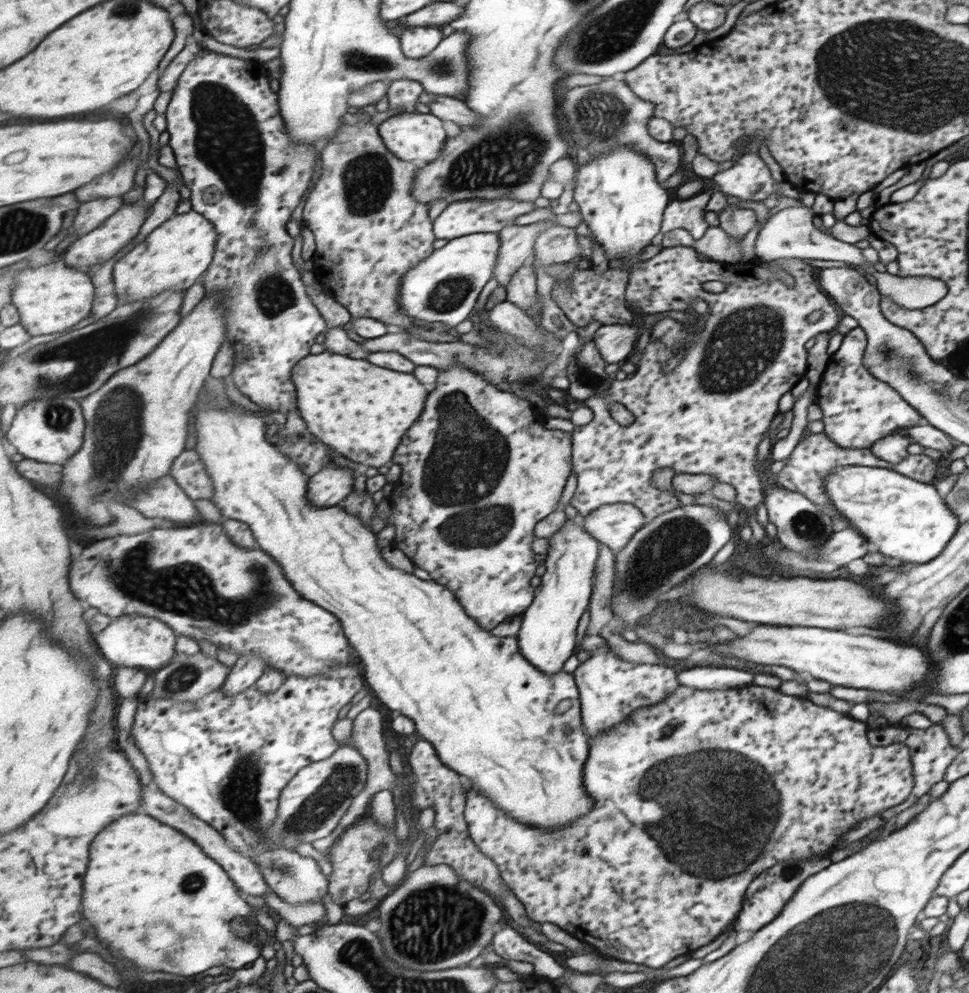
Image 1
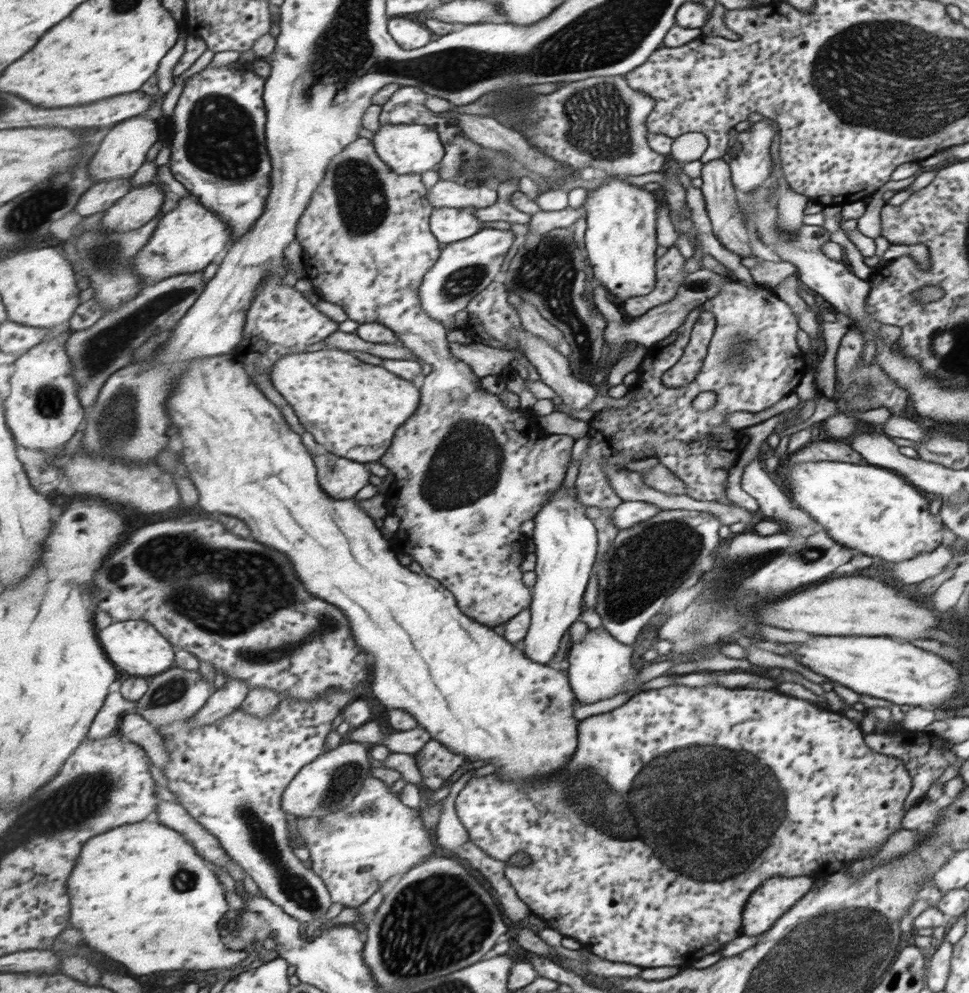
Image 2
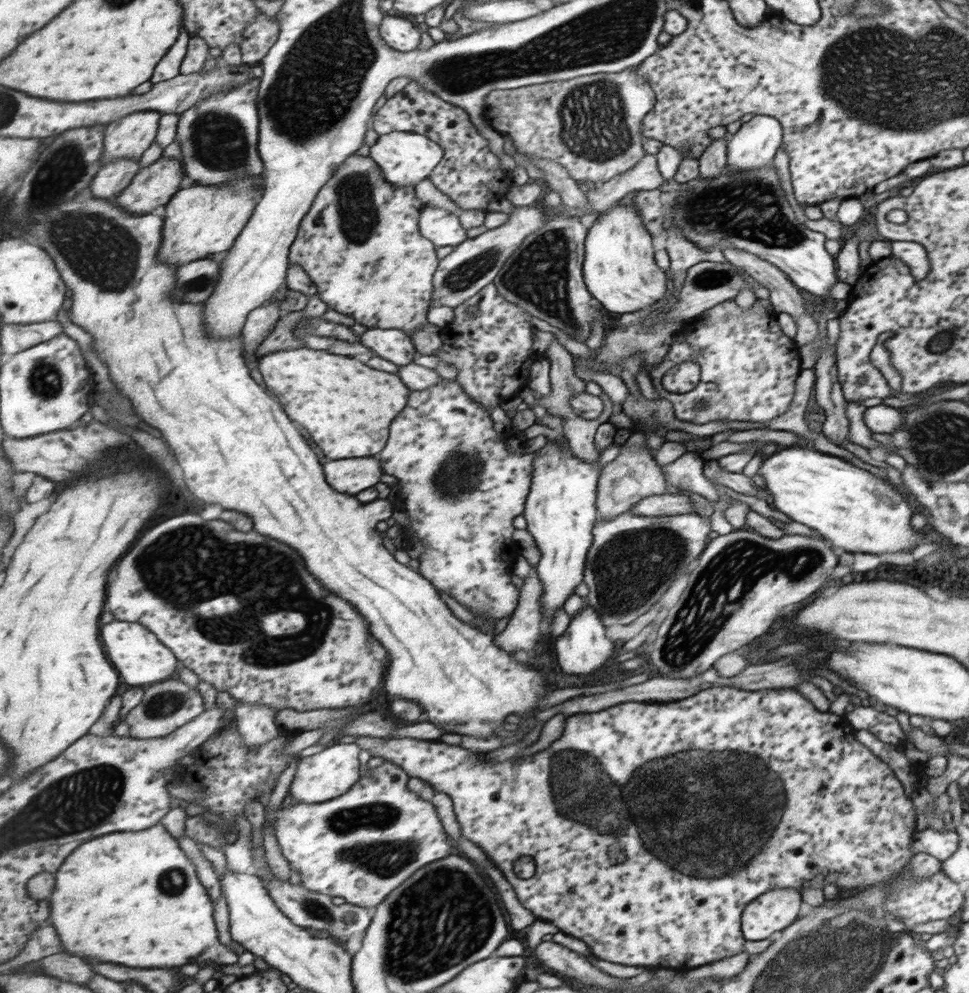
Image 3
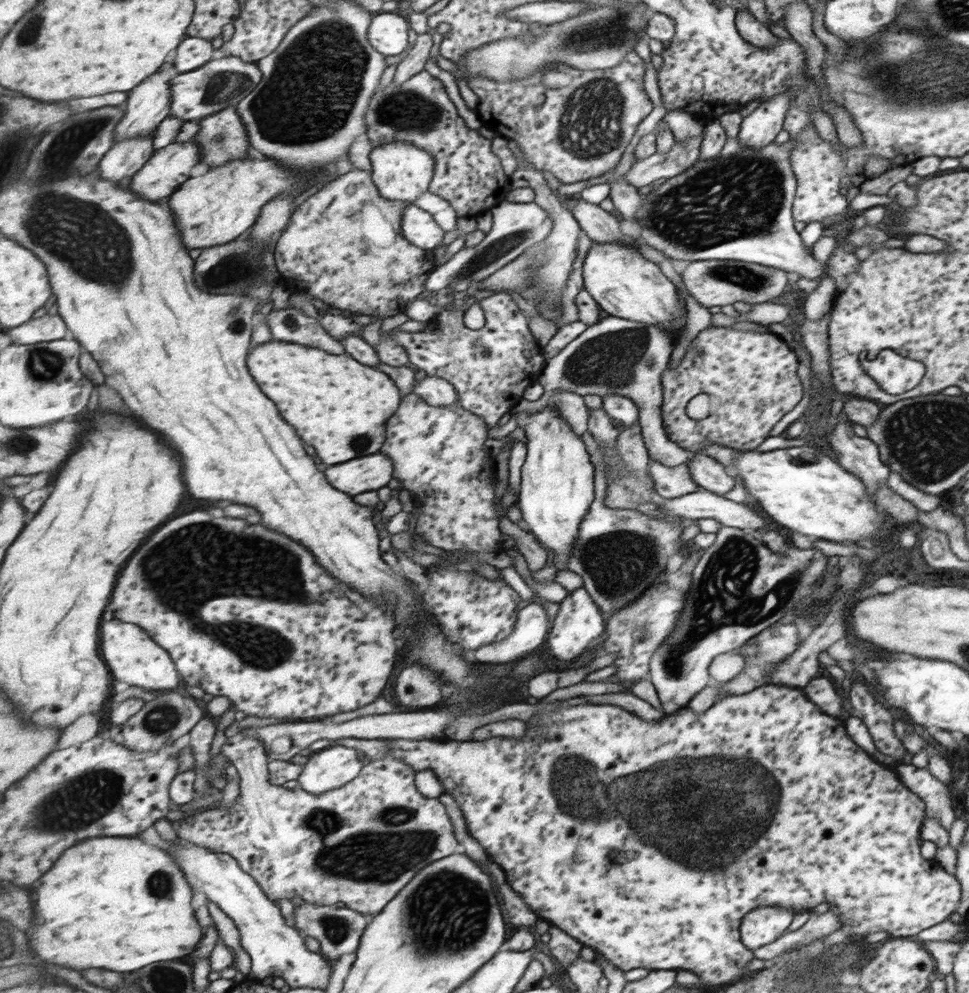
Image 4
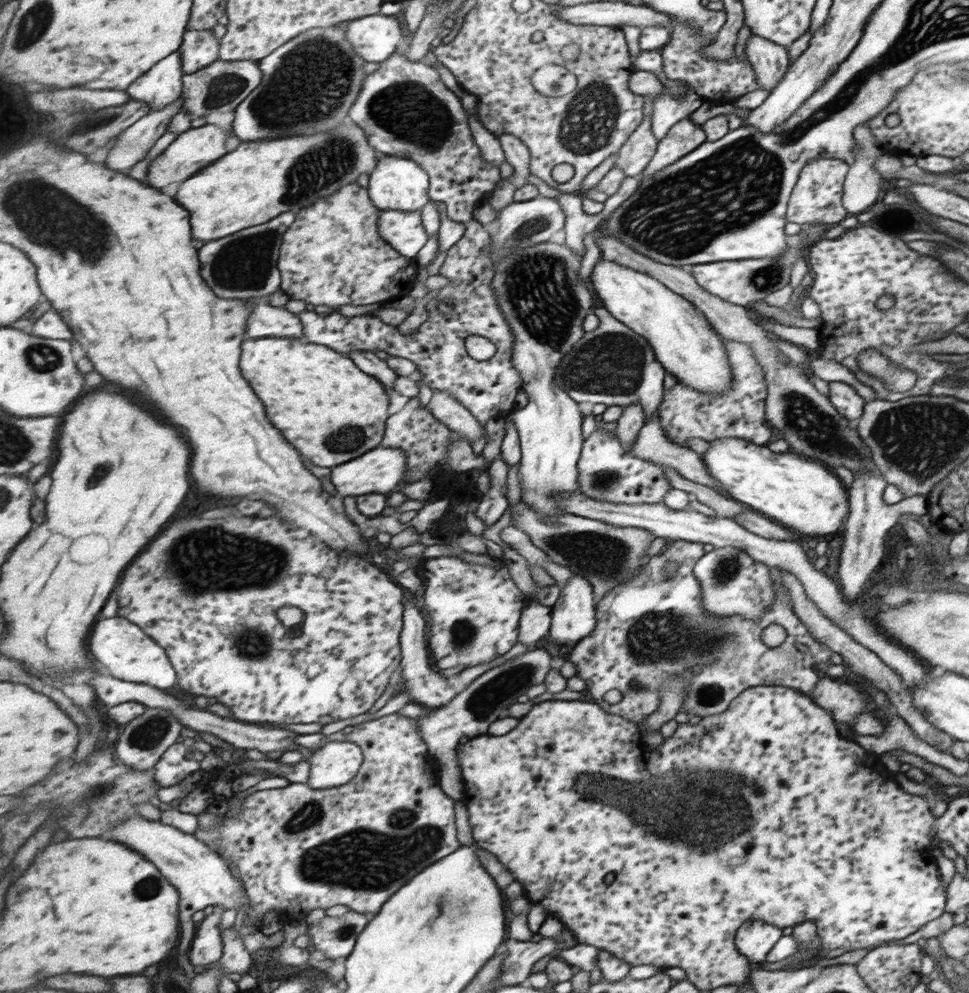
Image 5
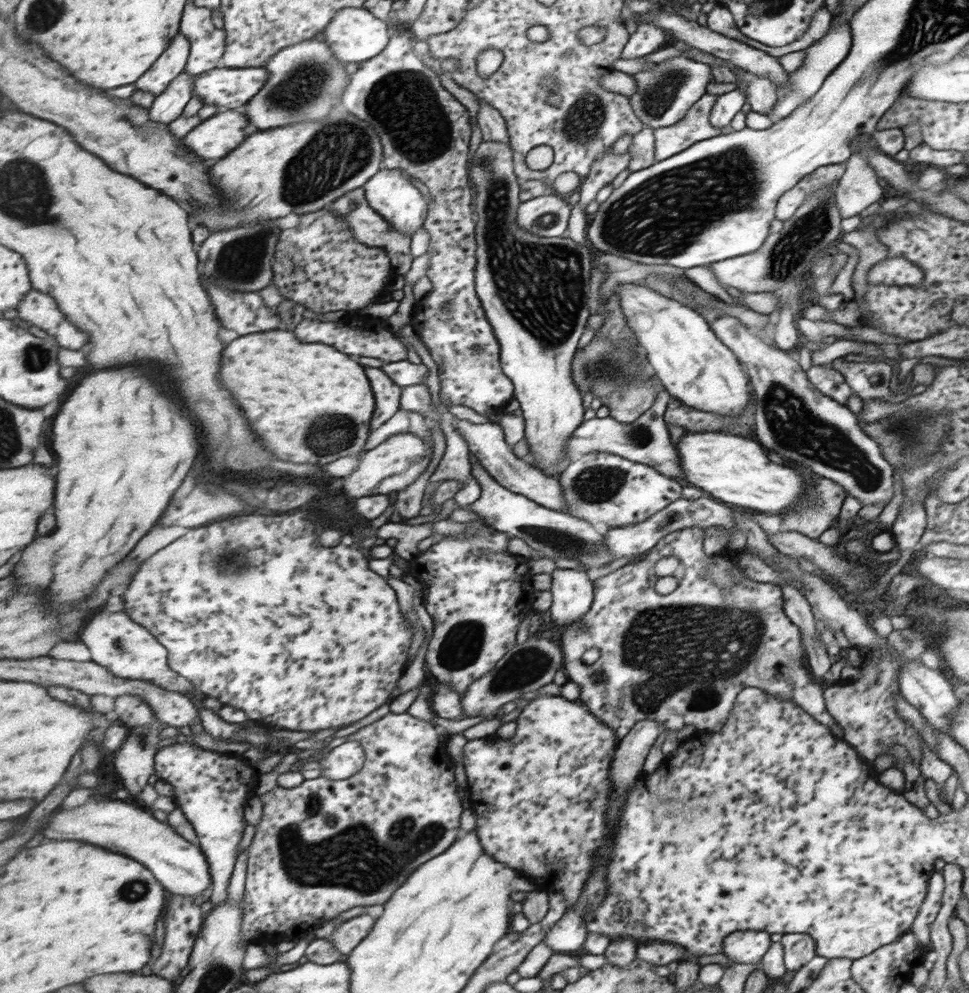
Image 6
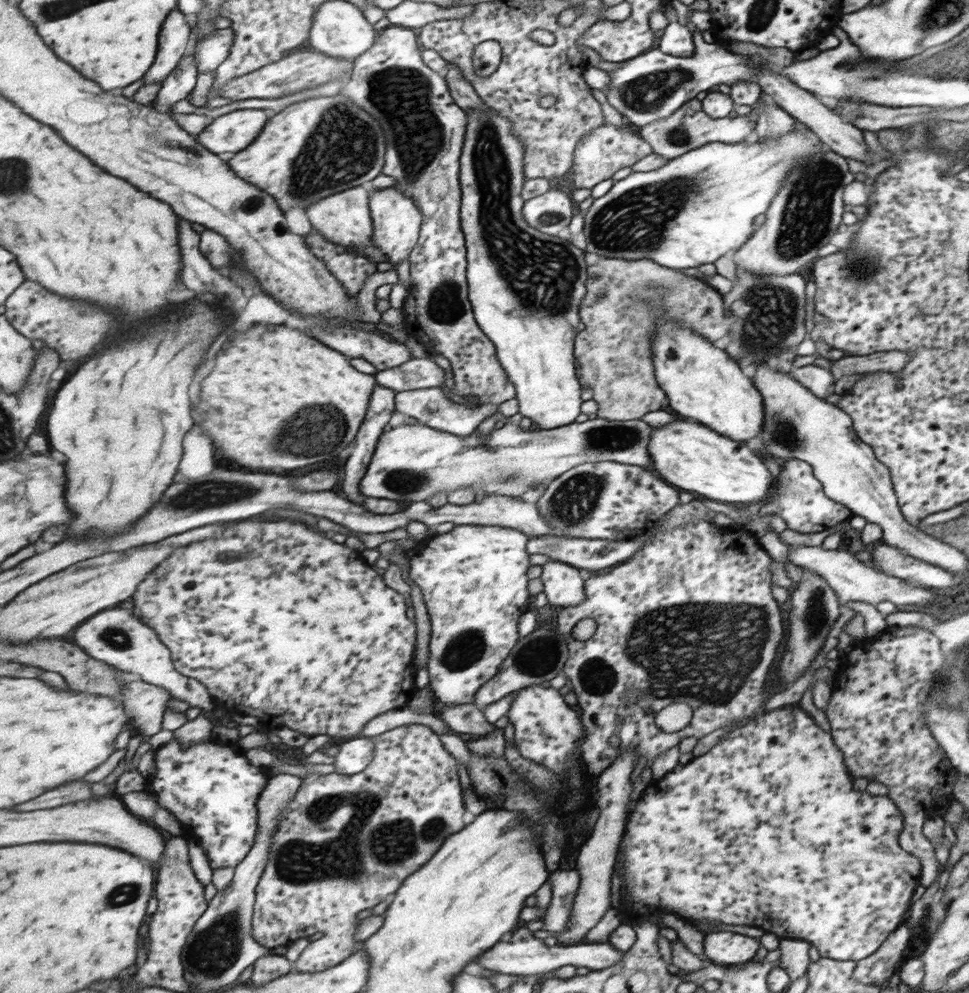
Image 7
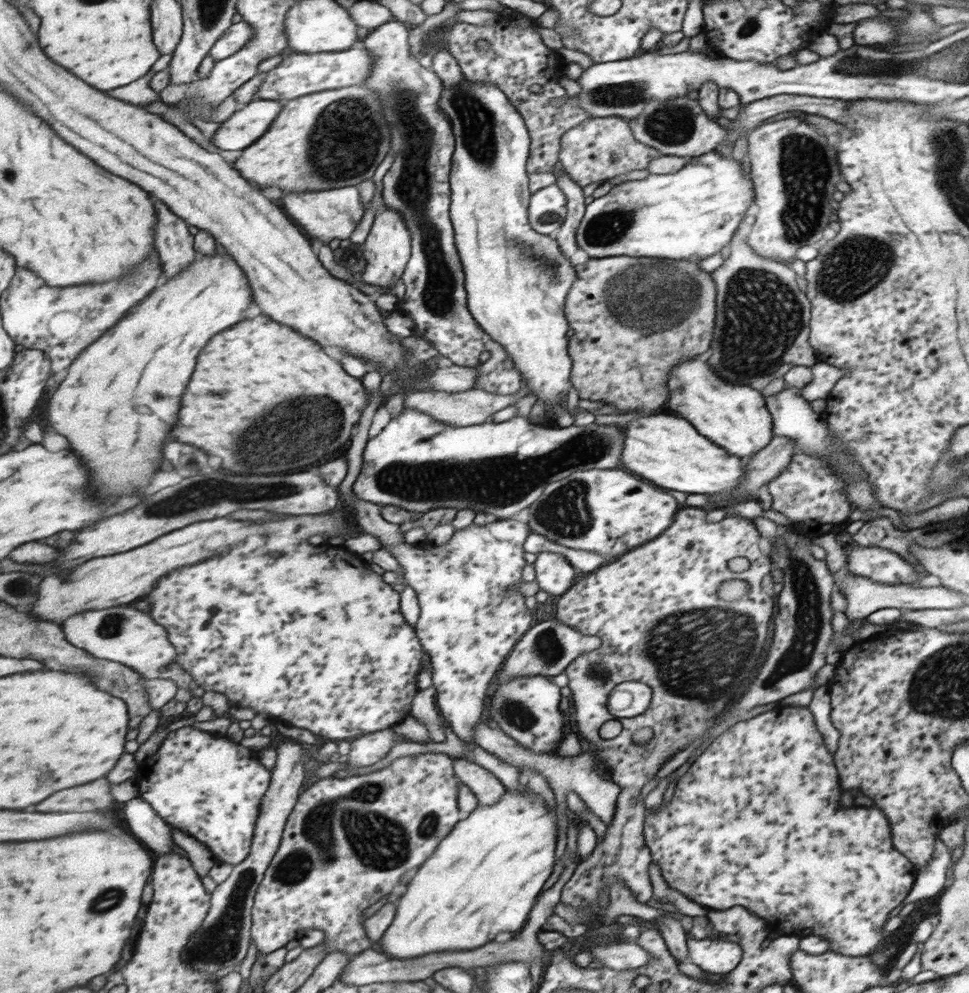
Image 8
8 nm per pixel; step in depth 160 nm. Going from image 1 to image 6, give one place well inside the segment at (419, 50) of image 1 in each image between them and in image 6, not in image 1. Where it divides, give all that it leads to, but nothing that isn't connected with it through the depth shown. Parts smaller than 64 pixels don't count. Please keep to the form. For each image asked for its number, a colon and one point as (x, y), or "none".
2: (410, 35)
3: (400, 33)
4: (389, 33)
5: (375, 38)
6: (355, 35)

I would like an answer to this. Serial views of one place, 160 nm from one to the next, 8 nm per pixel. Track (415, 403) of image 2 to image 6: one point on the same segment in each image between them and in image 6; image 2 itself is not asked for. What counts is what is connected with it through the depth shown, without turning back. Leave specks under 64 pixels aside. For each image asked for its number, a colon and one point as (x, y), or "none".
3: (349, 407)
4: (341, 406)
5: (333, 412)
6: (311, 403)

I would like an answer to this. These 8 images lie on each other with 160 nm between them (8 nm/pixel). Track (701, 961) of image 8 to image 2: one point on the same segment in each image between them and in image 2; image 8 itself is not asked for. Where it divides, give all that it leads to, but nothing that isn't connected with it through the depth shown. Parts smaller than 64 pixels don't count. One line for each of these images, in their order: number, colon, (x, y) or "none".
2: (780, 894)
3: (775, 910)
4: (766, 924)
5: (755, 939)
6: (747, 947)
7: (726, 948)

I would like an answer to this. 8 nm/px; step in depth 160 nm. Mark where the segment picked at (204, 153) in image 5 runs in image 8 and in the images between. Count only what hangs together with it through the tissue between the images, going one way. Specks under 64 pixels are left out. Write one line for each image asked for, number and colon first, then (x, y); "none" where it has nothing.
6: (216, 137)
7: (232, 132)
8: (245, 127)

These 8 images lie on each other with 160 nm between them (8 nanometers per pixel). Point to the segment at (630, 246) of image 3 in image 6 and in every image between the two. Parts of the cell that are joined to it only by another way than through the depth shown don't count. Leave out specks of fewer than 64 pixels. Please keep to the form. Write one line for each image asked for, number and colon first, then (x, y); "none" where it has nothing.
4: (624, 283)
5: (683, 343)
6: (682, 350)

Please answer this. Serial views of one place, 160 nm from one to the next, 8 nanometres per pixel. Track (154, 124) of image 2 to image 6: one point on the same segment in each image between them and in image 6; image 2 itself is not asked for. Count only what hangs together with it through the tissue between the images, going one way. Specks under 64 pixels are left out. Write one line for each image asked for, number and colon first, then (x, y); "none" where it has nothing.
3: (130, 137)
4: (149, 105)
5: (164, 84)
6: (173, 62)

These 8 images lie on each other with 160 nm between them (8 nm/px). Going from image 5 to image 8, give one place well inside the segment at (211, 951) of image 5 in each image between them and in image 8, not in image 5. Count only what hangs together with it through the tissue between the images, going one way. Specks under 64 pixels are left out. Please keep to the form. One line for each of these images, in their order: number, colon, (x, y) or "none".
6: (212, 789)
7: (208, 786)
8: (211, 788)

